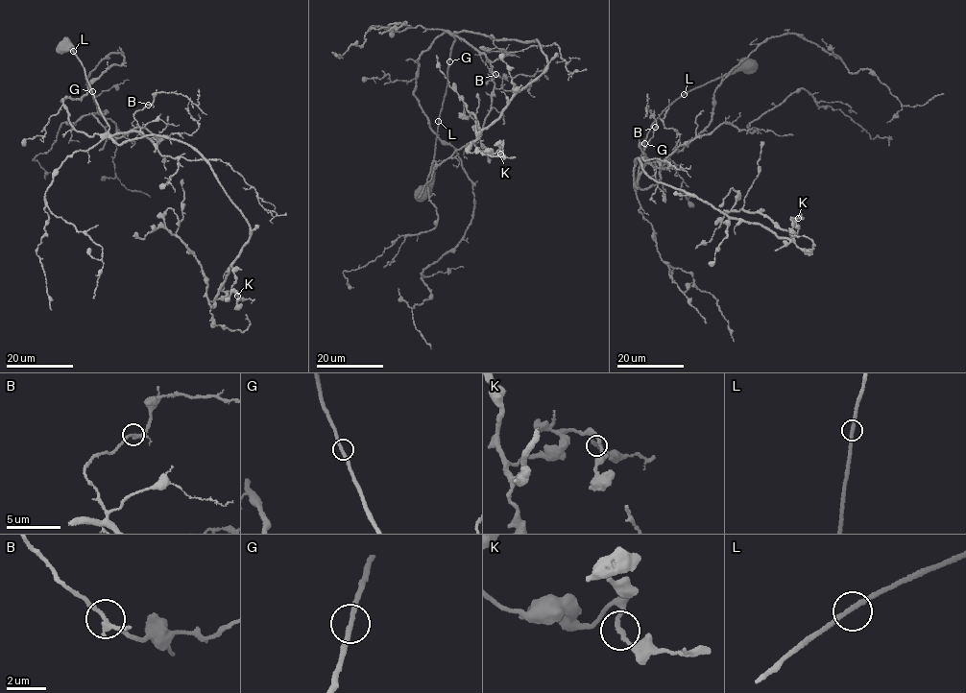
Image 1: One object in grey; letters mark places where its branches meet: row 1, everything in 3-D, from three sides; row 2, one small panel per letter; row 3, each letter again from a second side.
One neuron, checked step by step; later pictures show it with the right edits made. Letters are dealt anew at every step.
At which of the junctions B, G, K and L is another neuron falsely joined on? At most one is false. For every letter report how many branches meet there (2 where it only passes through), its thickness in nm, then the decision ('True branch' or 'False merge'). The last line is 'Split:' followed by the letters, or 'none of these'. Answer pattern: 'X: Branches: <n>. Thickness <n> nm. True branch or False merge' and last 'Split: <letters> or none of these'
B: Branches: 2. Thickness 240 nm. True branch
G: Branches: 2. Thickness 240 nm. True branch
K: Branches: 2. Thickness 220 nm. True branch
L: Branches: 2. Thickness 240 nm. True branch
Split: none of these

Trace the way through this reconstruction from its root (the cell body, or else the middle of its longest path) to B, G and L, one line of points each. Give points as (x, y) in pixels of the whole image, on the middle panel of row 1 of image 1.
B: (426, 191), (434, 177), (435, 145), (452, 36), (464, 38), (481, 53), (482, 59), (495, 74)
G: (426, 191), (434, 177), (435, 145), (449, 61)
L: (426, 191), (434, 177), (438, 121)

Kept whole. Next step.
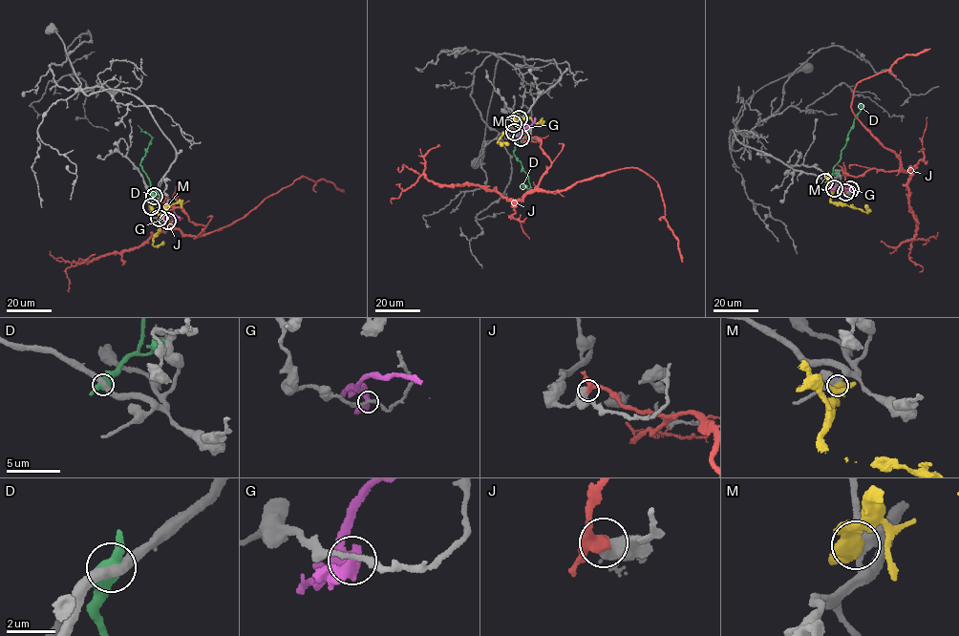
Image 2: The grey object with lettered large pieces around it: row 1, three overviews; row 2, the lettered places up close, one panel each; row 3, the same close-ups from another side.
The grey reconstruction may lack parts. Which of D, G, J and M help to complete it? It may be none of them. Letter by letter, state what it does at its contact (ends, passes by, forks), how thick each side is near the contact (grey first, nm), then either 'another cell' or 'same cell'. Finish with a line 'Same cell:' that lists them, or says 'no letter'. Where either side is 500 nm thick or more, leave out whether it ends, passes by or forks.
D: 440/550 nm | another cell
G: it passes by | 220/360 nm | another cell
J: 650/360 nm | another cell
M: 400/550 nm | another cell
Same cell: no letter

